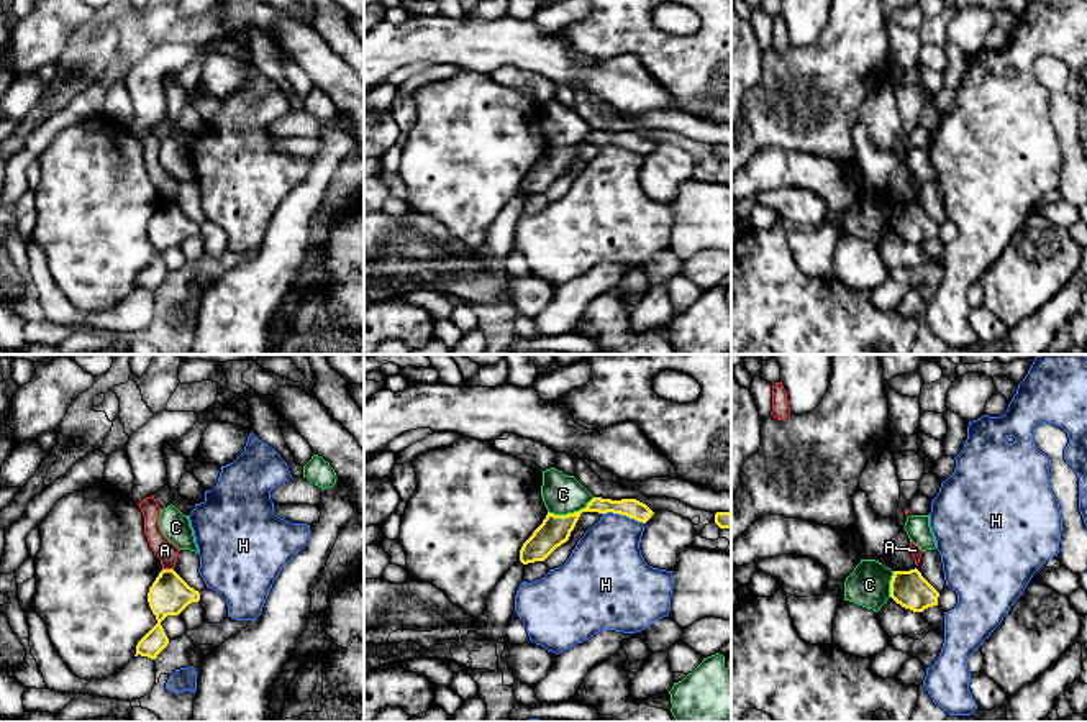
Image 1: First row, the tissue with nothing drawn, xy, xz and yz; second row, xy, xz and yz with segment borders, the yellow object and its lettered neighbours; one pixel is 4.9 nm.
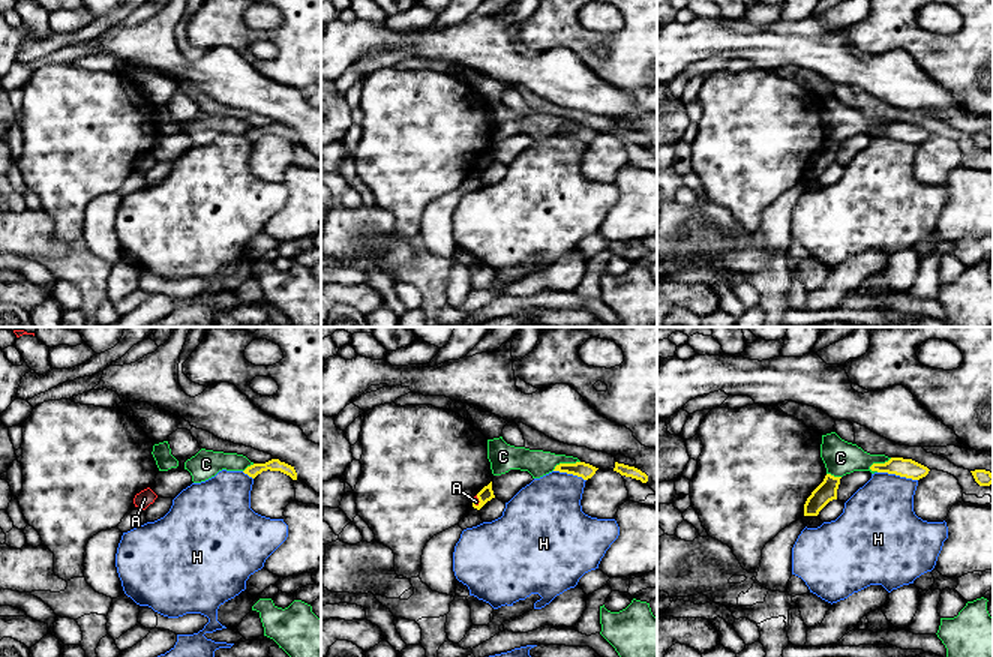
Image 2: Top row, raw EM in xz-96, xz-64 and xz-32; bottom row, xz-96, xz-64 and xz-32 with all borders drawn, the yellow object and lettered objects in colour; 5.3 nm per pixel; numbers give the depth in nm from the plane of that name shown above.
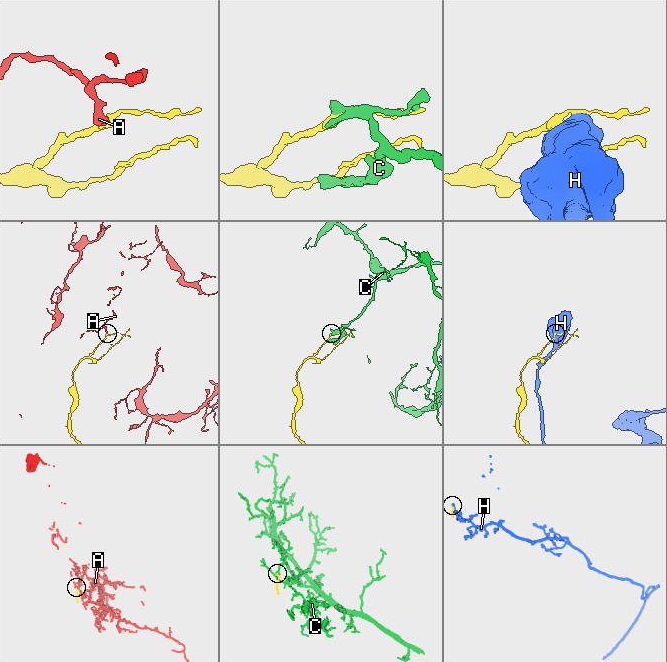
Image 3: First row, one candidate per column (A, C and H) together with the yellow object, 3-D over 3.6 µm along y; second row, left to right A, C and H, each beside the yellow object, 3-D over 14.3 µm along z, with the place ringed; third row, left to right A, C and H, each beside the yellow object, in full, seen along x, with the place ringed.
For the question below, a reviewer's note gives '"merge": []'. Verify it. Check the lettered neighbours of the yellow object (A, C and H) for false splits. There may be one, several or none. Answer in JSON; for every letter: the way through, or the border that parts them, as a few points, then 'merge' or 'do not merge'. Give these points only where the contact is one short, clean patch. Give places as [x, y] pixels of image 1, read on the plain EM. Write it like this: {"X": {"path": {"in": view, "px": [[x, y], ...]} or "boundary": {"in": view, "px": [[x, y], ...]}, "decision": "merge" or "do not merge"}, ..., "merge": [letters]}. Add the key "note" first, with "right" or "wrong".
{"note": "right", "A": {"boundary": {"in": "xy", "px": [[163, 201], [172, 202]]}, "decision": "do not merge"}, "C": {"decision": "do not merge"}, "H": {"boundary": {"in": "xz", "px": [[602, 145], [625, 146], [643, 156]]}, "decision": "do not merge"}, "merge": []}

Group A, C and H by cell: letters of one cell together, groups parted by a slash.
A / C / H

